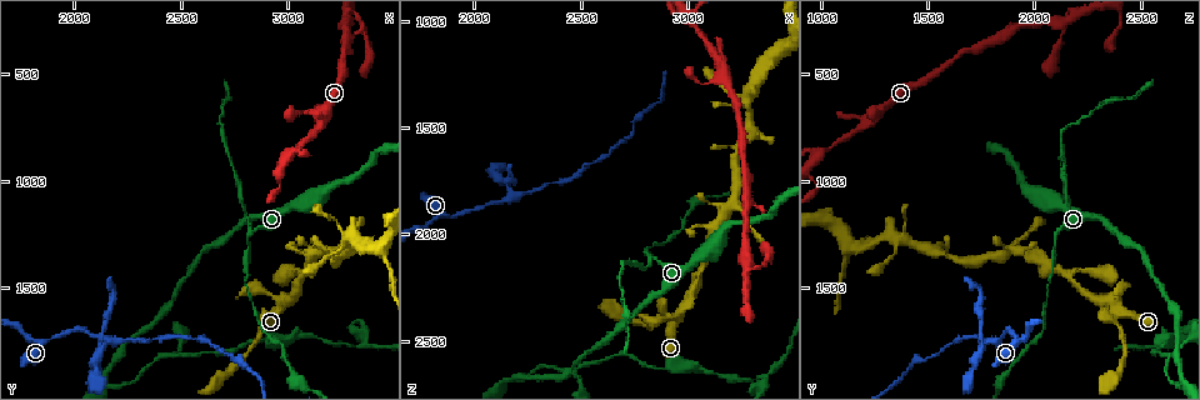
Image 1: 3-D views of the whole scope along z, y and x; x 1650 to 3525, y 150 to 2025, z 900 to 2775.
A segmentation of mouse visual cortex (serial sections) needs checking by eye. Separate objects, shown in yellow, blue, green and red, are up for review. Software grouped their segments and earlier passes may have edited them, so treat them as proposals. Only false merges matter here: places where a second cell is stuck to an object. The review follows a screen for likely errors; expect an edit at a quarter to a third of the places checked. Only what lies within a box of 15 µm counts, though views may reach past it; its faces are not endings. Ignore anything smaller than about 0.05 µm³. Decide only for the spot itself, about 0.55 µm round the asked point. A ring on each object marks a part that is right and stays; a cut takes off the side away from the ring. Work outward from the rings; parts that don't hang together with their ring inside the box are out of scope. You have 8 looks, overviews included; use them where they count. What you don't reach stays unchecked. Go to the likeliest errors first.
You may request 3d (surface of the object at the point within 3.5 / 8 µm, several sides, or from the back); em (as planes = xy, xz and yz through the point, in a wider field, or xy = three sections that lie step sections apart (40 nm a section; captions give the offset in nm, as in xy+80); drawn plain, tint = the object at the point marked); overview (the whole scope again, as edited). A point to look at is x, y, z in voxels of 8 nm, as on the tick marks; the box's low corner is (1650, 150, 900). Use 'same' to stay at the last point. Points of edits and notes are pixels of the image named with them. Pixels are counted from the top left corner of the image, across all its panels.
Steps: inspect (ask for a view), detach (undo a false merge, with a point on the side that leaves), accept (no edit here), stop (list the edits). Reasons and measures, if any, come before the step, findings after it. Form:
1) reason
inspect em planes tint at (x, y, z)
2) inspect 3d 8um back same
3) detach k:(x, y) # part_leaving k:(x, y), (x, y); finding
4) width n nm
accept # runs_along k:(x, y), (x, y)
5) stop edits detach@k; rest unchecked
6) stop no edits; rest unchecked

sharp bend
inspect em xy step 5 tint at (2810, 1250, 2110)

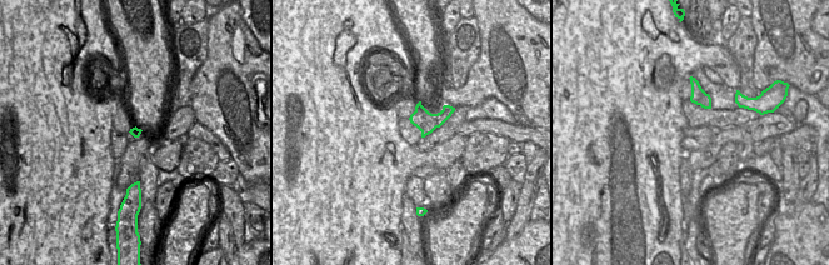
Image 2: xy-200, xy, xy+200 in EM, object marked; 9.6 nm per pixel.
wider look
inspect 3d 3.5um same

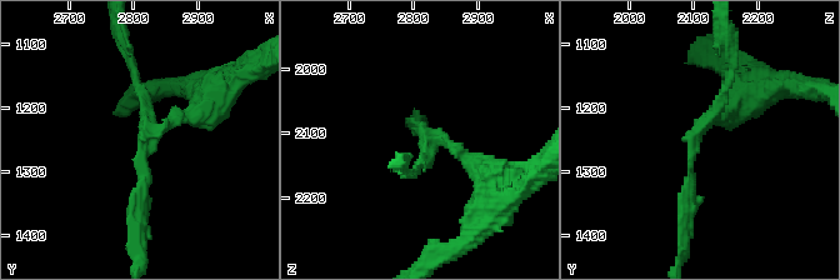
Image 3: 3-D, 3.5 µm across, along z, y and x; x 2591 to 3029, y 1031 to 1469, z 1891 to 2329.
arm_widths 100, 150, 300 nm
detach 3:(691, 181) # part_leaving 3:(701, 129), (691, 155), (685, 244); a second cell is stuck on

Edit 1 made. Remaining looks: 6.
redraw
inspect overview

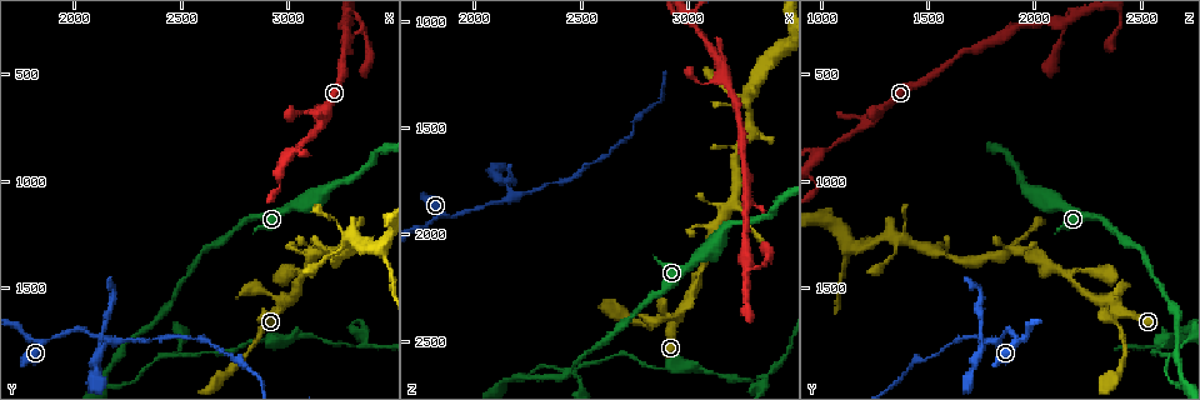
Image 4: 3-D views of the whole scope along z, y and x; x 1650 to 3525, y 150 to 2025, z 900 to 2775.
sharp bend
inspect 3d 3.5um at (2890, 1660, 2380)

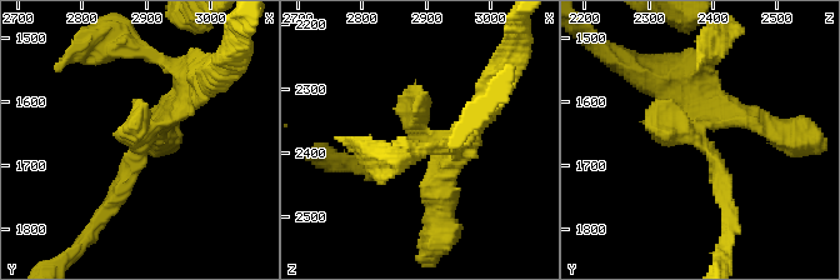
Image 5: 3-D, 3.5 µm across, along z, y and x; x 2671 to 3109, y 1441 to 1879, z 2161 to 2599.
now the EM
inspect em xy step 3 tint at (2900, 1650, 2380)

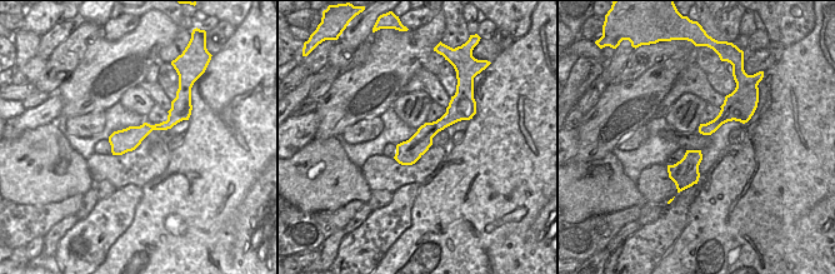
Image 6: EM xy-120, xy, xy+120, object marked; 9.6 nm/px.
accept # runs_along 5:(161, 120), (108, 204); continuous, no second cell

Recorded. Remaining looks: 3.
a fork
inspect 3d 3.5um at (3430, 1300, 1130)

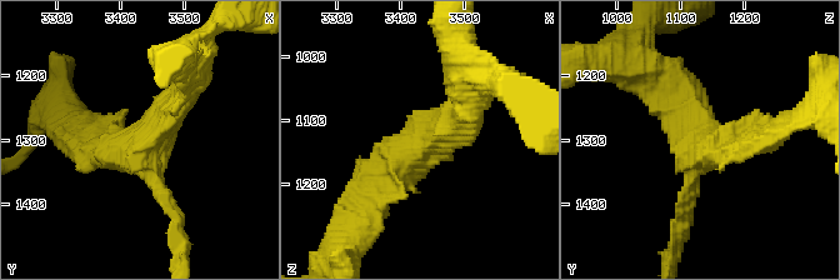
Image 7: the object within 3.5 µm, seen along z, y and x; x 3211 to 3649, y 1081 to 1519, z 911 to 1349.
arms 3; arm_widths 200, 350, 400 nm; now the EM
inspect em planes tint at (3440, 1305, 1140)

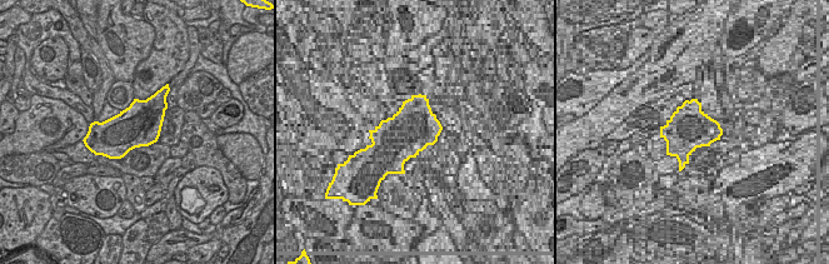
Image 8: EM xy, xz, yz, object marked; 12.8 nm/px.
accept # continuous, no second cell

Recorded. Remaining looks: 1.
stop edits detach@3; rest unchecked

